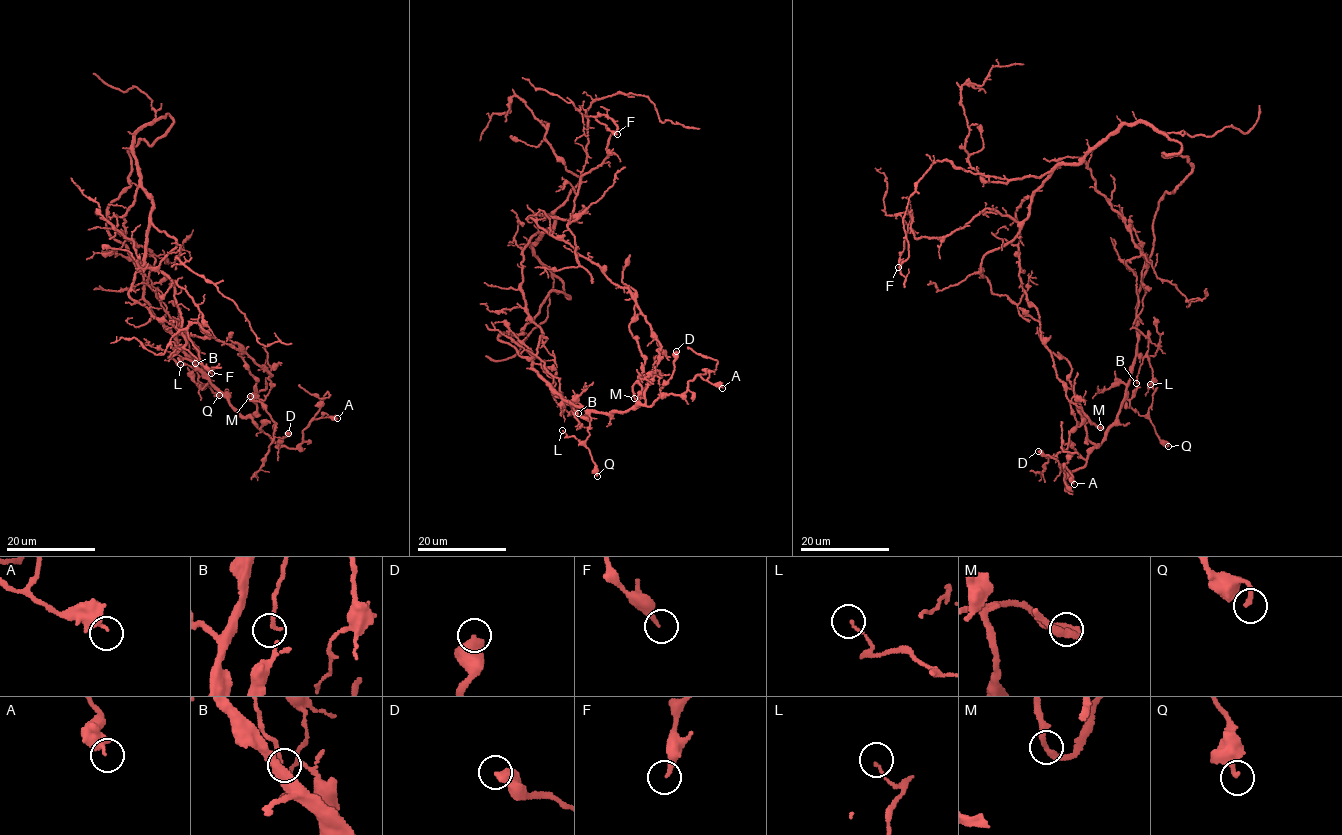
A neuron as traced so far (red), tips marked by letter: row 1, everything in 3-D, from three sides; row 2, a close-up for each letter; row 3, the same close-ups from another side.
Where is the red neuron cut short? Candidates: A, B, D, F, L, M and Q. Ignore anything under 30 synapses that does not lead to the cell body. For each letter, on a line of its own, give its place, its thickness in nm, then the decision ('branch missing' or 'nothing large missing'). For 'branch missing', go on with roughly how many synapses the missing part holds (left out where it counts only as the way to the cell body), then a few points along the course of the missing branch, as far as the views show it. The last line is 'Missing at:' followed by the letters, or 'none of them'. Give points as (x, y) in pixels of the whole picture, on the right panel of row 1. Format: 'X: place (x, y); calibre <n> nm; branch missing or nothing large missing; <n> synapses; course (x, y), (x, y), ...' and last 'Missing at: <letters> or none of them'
A: place (1074, 484); calibre 360 nm; nothing large missing
B: place (1136, 383); calibre 170 nm; nothing large missing
D: place (1038, 451); calibre 550 nm; nothing large missing
F: place (898, 267); calibre 240 nm; nothing large missing
L: place (1150, 384); calibre 110 nm; nothing large missing
M: place (1100, 427); calibre 240 nm; nothing large missing
Q: place (1168, 446); calibre 200 nm; nothing large missing
Missing at: none of them

